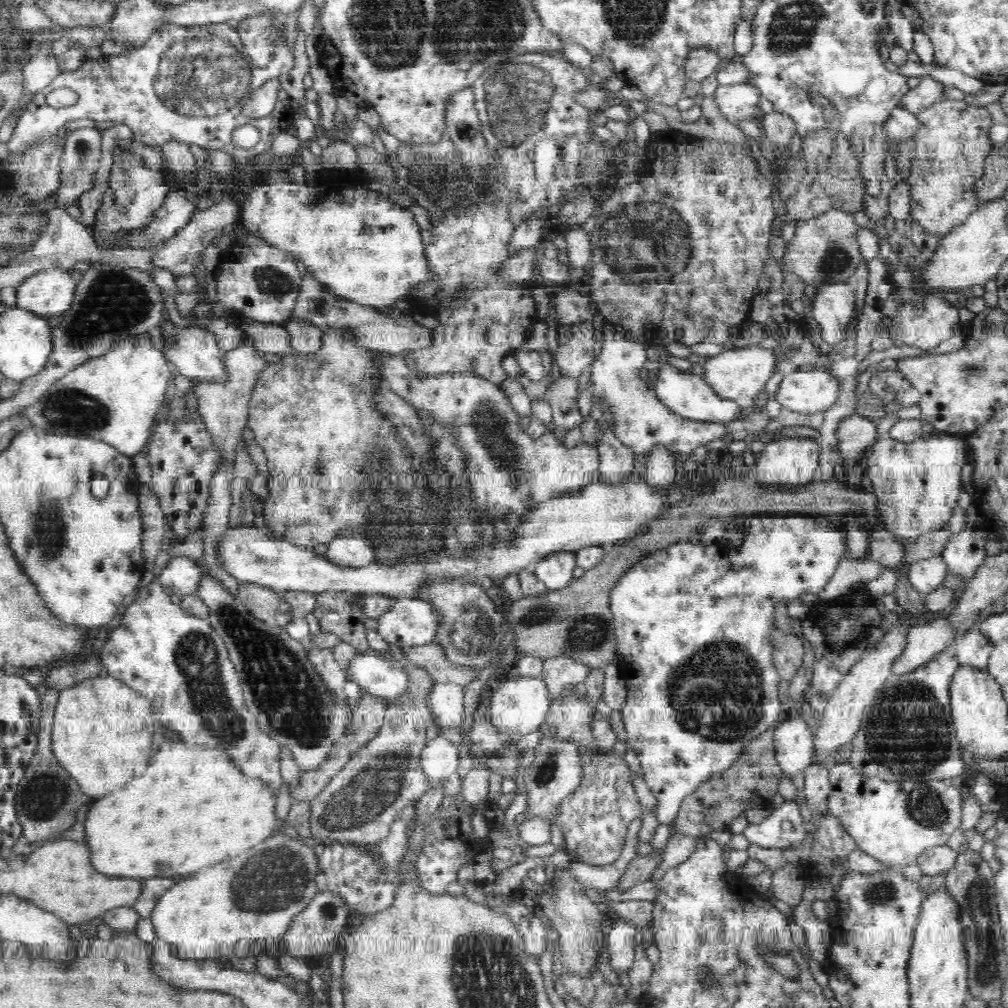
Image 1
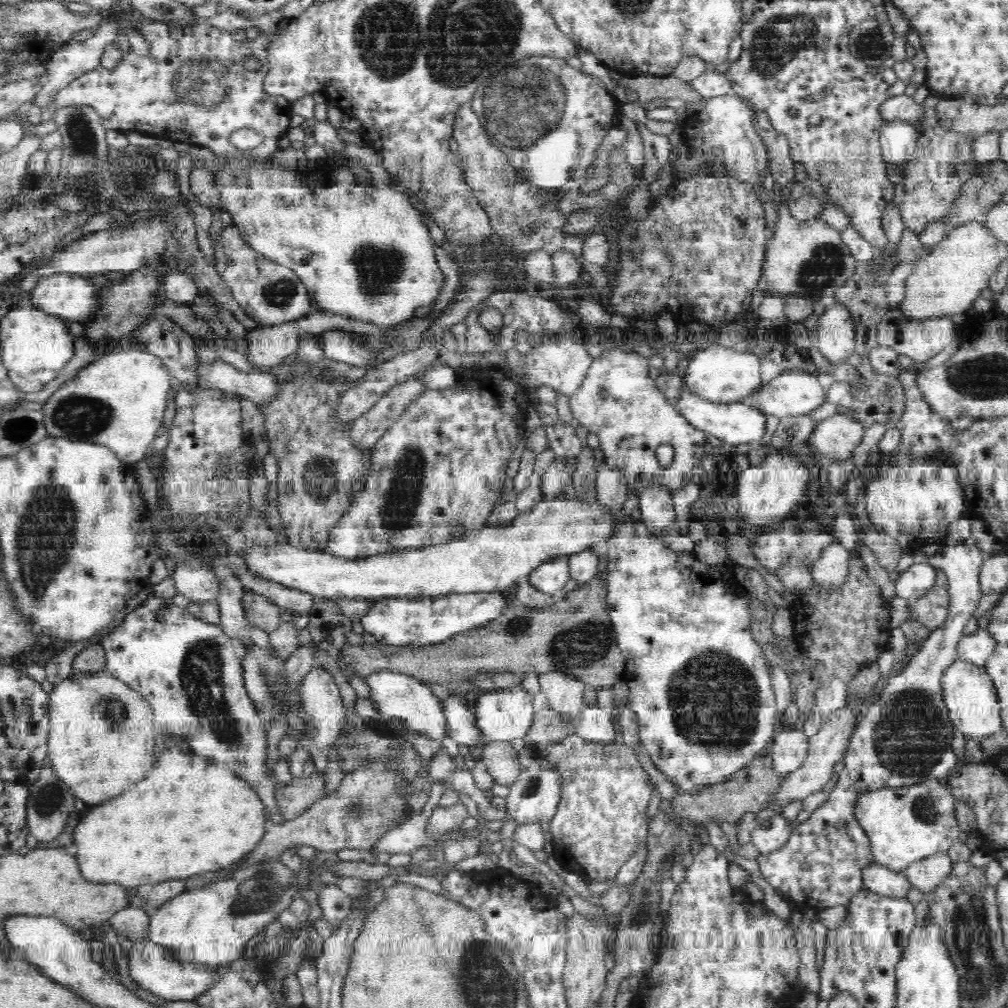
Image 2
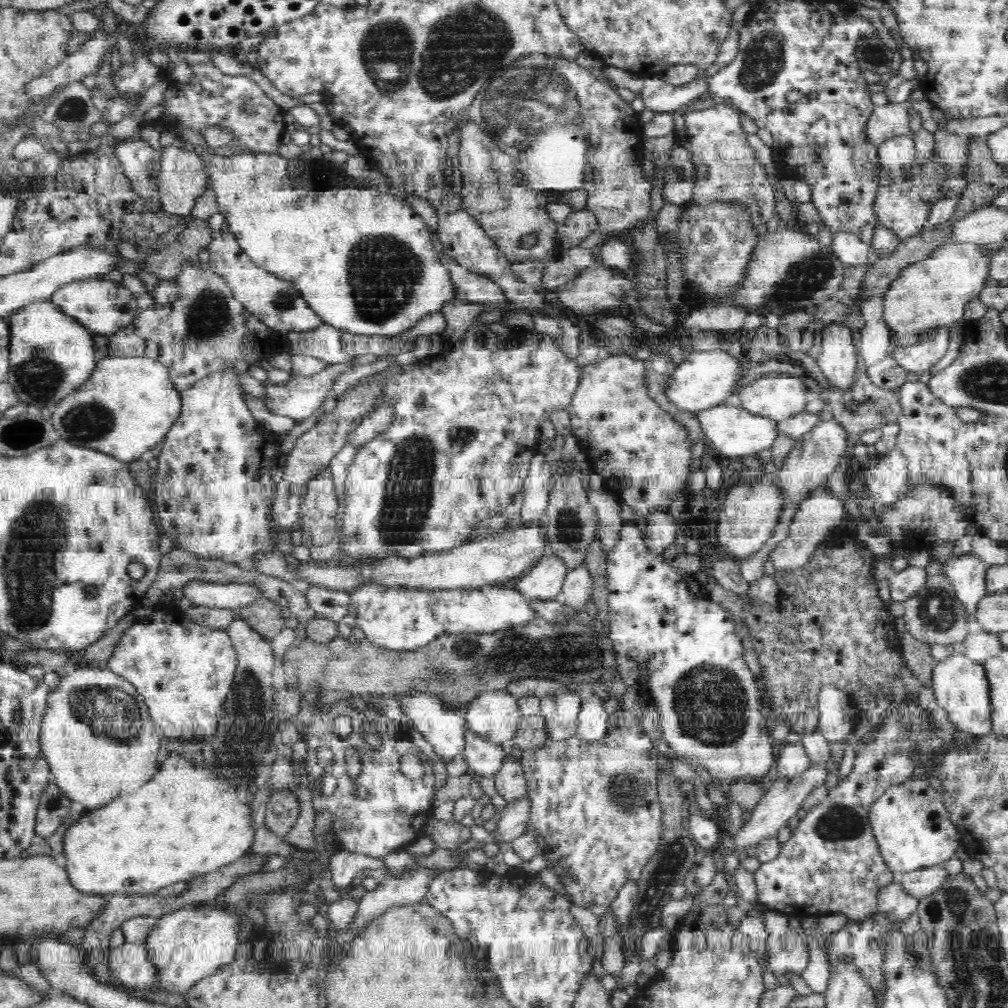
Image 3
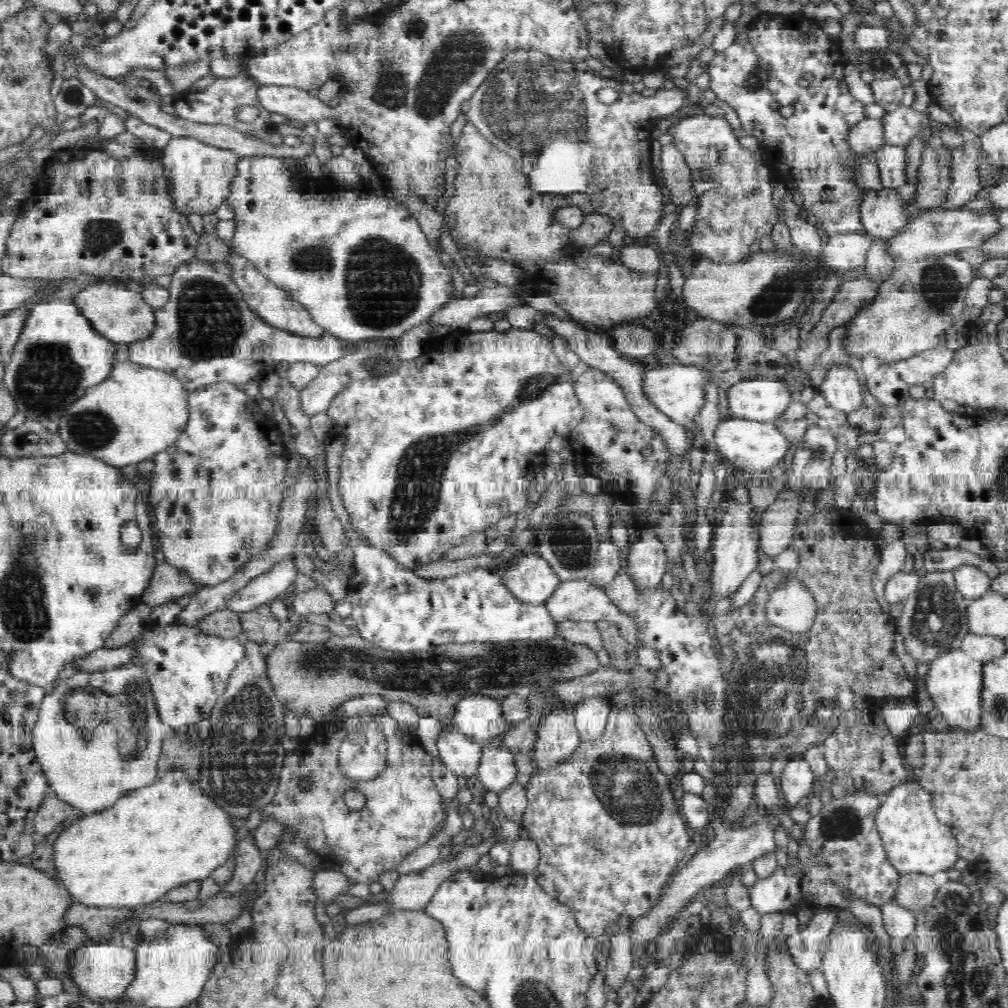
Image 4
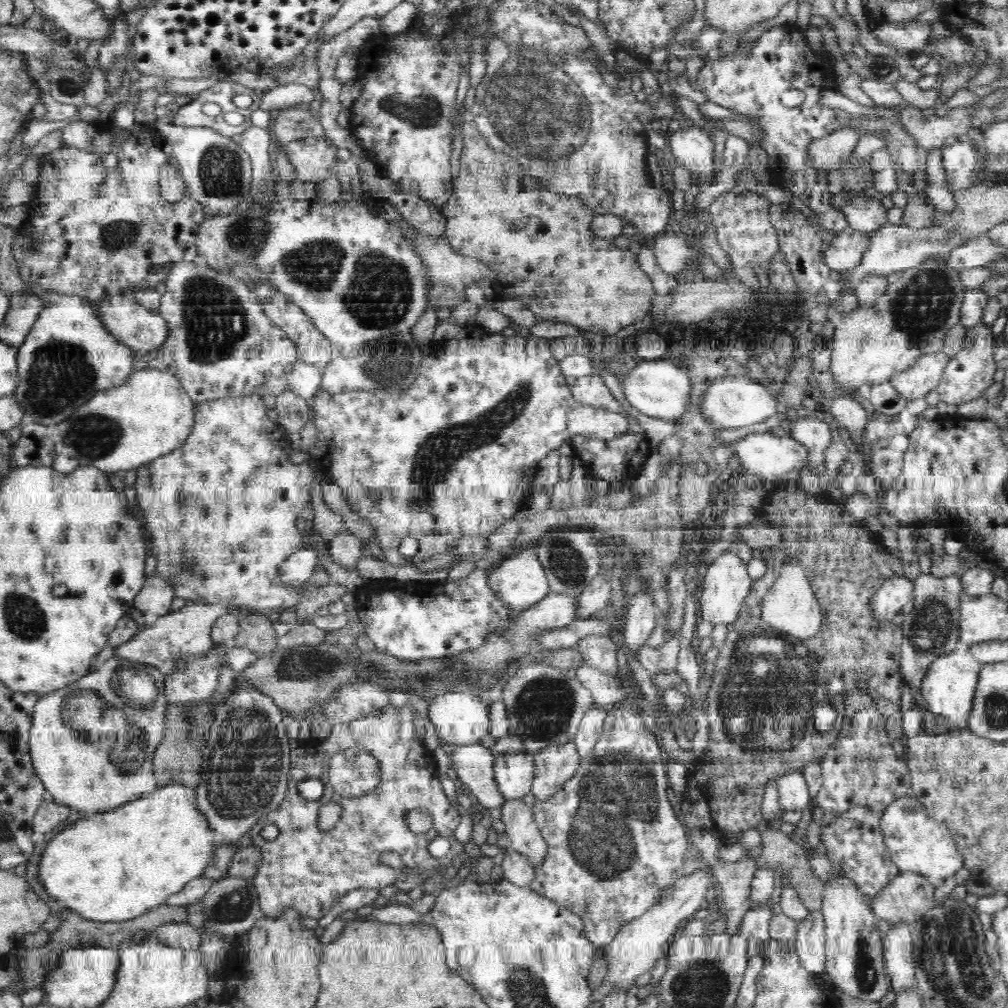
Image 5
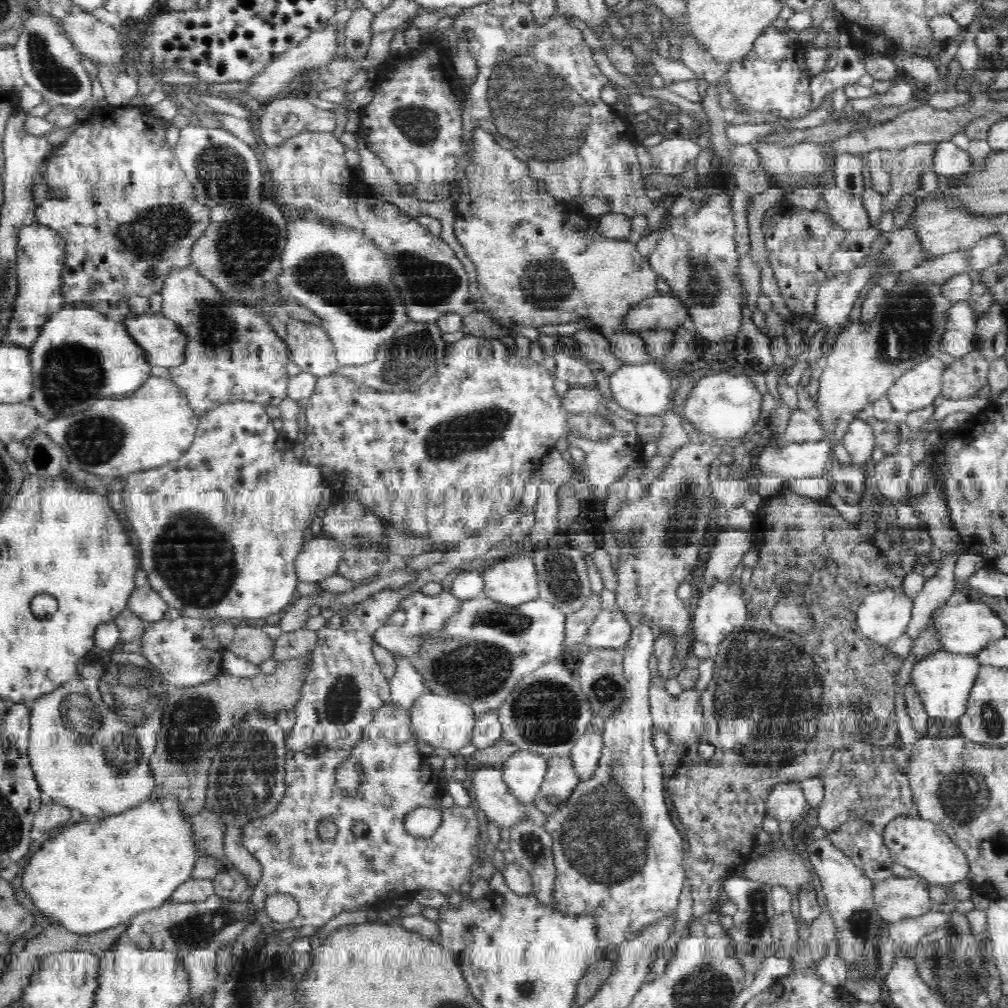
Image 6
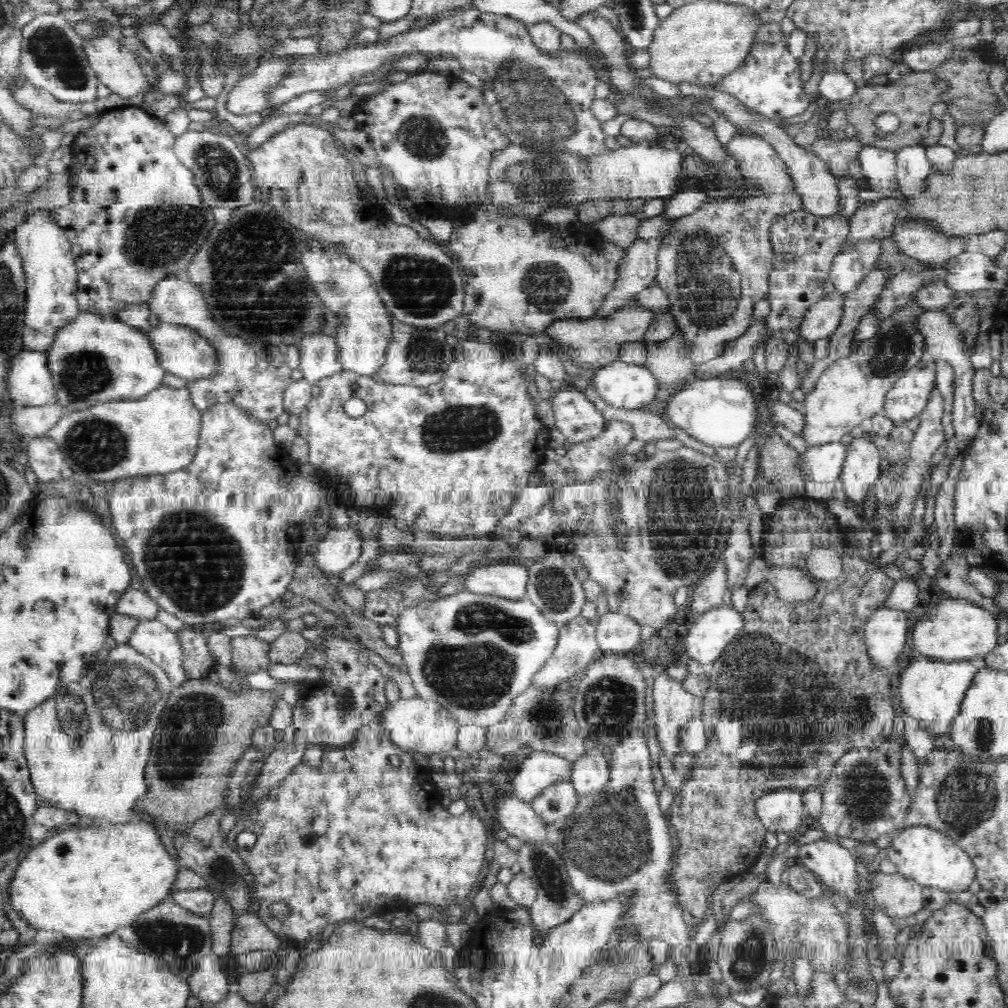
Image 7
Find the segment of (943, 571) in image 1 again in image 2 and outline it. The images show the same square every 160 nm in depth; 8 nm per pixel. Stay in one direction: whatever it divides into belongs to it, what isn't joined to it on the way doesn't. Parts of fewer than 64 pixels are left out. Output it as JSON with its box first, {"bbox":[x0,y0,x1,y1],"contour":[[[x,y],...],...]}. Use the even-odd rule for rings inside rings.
{"bbox":[895,557,937,600],"contour":[[[918,557],[916,562],[906,571],[895,576],[895,596],[917,600],[936,587],[937,568],[932,566],[925,557]]]}

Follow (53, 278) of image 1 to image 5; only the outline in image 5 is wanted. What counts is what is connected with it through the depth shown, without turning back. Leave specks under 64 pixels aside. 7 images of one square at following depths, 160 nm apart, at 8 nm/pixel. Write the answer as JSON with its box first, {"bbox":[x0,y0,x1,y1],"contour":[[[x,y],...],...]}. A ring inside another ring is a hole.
{"bbox":[96,292,168,352],"contour":[[[132,292],[108,293],[107,296],[98,300],[96,315],[104,324],[104,328],[115,337],[119,343],[128,346],[134,352],[153,352],[158,350],[167,340],[168,327],[166,320],[159,314],[158,310],[149,310],[145,305],[140,305]]]}

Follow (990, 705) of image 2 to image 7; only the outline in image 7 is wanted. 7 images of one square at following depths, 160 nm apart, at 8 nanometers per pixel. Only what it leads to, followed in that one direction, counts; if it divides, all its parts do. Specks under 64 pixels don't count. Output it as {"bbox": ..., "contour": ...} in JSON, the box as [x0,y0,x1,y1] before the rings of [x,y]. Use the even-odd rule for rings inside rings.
{"bbox":[898,656,985,737],"contour":[[[916,656],[910,660],[908,666],[899,673],[898,696],[900,706],[905,712],[905,717],[915,718],[923,724],[923,729],[933,737],[948,734],[953,720],[958,716],[966,691],[970,688],[976,673],[985,667],[983,658],[972,660],[944,661],[928,656]]]}

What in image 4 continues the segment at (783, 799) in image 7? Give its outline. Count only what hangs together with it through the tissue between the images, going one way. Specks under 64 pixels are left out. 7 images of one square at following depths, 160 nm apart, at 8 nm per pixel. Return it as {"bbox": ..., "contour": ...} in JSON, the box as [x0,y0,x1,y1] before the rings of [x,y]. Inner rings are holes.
{"bbox":[779,756,817,807],"contour":[[[802,756],[790,757],[779,777],[780,790],[791,807],[804,803],[817,790],[815,774]]]}

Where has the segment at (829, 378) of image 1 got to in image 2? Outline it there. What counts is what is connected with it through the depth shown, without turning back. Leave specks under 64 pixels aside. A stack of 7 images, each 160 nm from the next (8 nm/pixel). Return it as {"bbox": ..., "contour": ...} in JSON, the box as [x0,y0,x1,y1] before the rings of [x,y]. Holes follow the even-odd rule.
{"bbox":[749,370,826,418],"contour":[[[794,370],[794,372],[784,372],[782,376],[764,385],[749,402],[766,416],[774,415],[782,418],[786,415],[809,414],[826,403],[826,390],[820,385],[818,376]]]}

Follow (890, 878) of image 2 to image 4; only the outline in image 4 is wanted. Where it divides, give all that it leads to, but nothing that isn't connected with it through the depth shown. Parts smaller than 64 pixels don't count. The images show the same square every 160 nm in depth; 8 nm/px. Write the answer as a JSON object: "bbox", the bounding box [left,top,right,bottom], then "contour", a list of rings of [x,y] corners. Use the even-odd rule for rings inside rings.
{"bbox":[879,899,917,954],"contour":[[[893,899],[879,907],[883,915],[884,929],[892,936],[892,949],[902,954],[906,948],[906,940],[915,934],[917,914],[898,906]]]}

